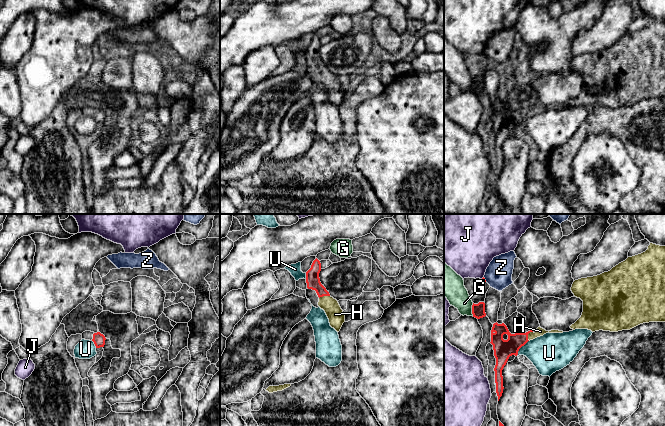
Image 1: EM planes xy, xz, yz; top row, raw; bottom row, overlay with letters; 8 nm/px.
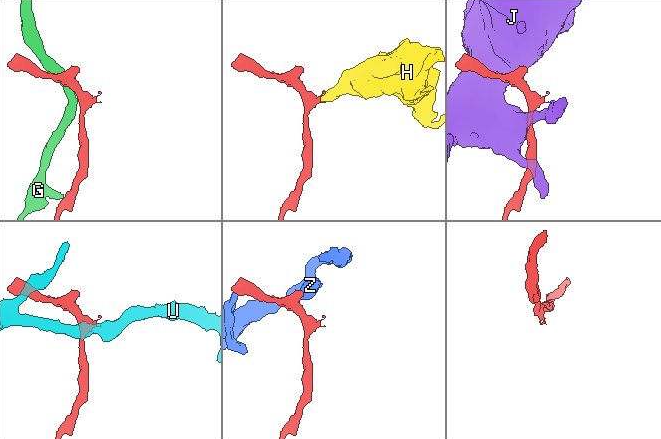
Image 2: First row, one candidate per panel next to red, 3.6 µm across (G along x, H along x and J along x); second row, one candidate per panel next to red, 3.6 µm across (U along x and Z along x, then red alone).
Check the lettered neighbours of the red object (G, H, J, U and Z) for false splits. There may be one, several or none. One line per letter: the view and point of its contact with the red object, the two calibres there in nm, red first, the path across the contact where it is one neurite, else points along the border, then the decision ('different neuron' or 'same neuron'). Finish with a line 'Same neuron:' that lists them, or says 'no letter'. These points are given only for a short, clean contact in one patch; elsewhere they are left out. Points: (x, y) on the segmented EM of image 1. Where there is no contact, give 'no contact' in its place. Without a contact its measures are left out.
G: contact yz (472, 309); calibres 110 and 200 nm; border yz (473, 303), (472, 315); different neuron
H: contact yz (527, 335); calibres 160 and 70 nm; way yz (503, 349), (527, 335), (535, 335), (540, 331); same neuron
J: no contact; different neuron
U: contact yz (521, 346); calibres 160 and 300 nm; border yz (528, 340), (519, 349), (517, 354); different neuron
Z: contact yz (484, 279); calibres 20 and 220 nm; border yz (483, 277), (486, 281); different neuron
Same neuron: H

